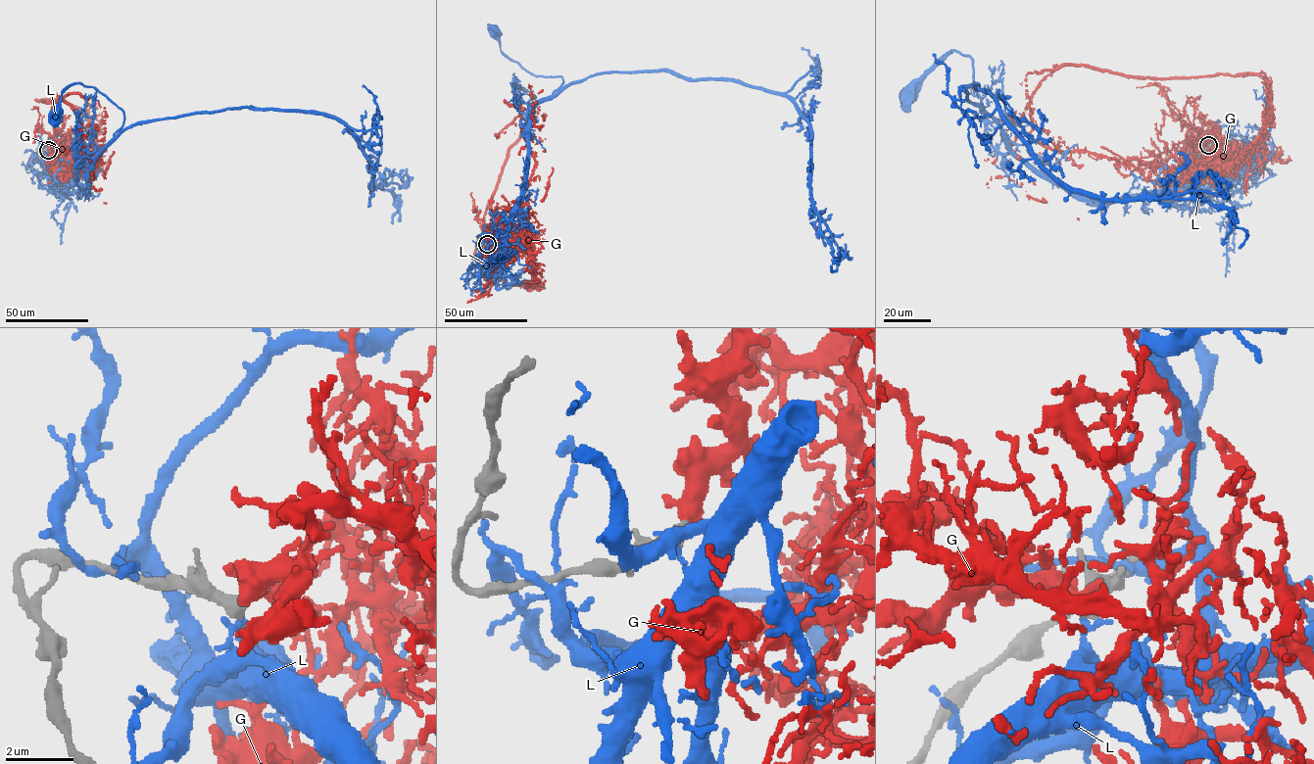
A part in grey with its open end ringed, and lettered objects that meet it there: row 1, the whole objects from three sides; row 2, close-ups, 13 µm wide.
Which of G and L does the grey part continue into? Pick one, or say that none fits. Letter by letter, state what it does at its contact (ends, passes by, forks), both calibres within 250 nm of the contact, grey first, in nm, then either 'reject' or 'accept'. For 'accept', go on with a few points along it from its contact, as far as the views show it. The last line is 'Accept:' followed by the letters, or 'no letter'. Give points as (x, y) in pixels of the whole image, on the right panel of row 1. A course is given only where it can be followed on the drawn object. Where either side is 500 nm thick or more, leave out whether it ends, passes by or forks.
G: it forks there; 480 nm thick on the grey side, 360 nm on the other; reject
L: 500 nm thick on the grey side, 200 nm on the other; reject
Accept: no letter

